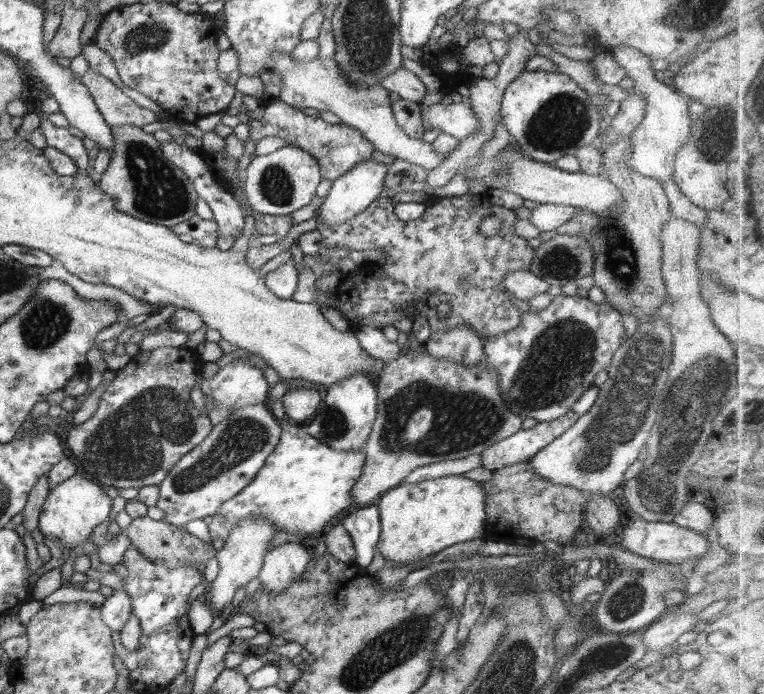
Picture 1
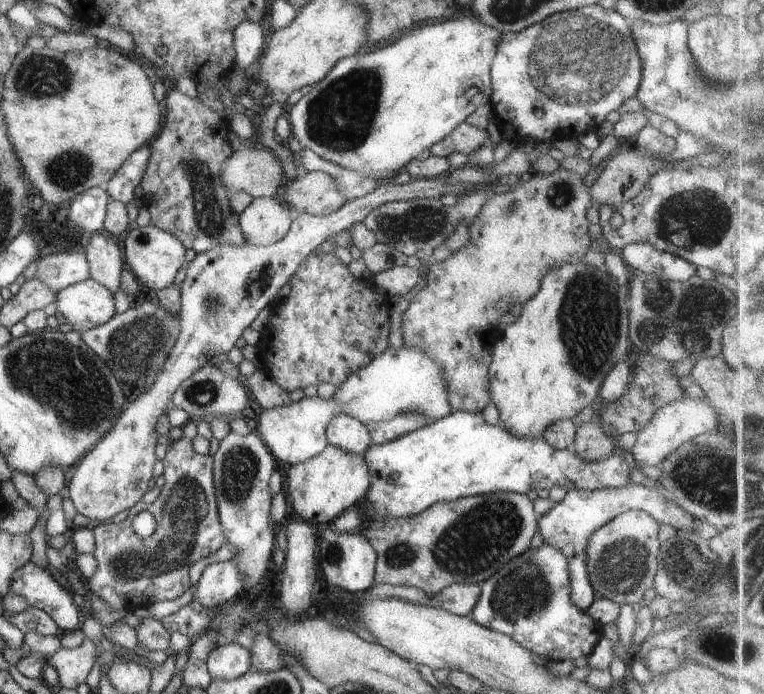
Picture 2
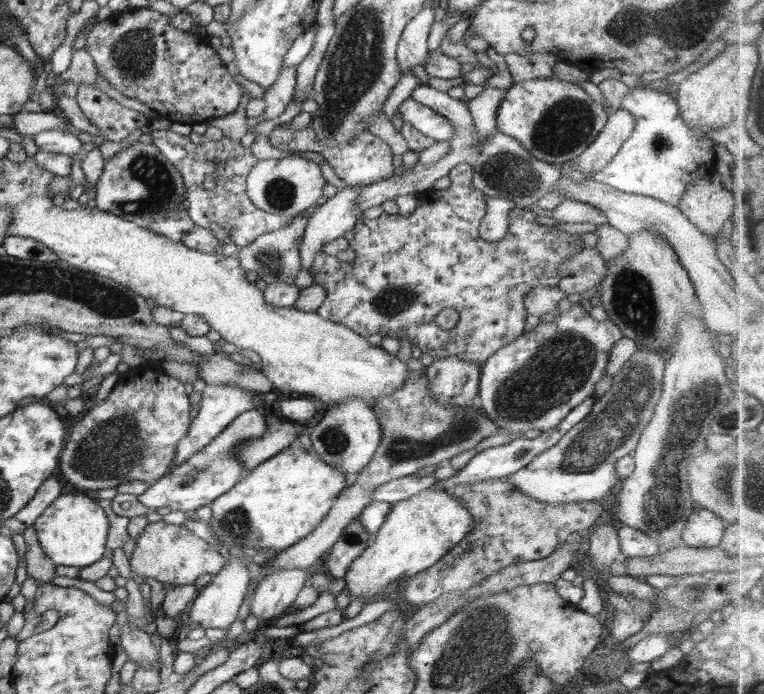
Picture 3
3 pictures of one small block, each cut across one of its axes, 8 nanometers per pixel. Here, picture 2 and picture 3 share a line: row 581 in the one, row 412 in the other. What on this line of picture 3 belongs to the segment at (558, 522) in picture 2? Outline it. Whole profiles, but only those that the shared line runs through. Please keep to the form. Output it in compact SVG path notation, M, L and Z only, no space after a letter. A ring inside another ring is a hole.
M594 396L584 399L582 403L576 405L576 408L573 408L564 417L564 420L562 420L556 428L542 431L536 438L528 439L521 436L507 444L486 448L485 450L482 450L482 452L474 454L472 459L470 459L463 468L458 470L458 474L454 474L454 476L448 478L448 480L436 479L434 484L432 484L432 487L428 490L445 490L445 492L449 492L454 485L470 484L482 480L494 480L496 478L512 476L517 470L524 468L528 463L532 462L534 457L547 451L552 445L555 445L570 429L574 428L578 422L584 420L592 410L593 404Z

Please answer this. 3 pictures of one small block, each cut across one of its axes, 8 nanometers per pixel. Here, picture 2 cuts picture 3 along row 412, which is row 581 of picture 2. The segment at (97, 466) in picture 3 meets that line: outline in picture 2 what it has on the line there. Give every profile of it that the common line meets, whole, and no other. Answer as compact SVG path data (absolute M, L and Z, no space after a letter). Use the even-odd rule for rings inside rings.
M182 435L177 441L171 441L165 458L163 459L165 484L157 500L144 504L138 502L134 508L130 508L122 517L106 523L92 525L95 536L95 547L91 552L98 561L95 574L88 579L89 599L92 601L90 616L95 617L103 602L108 603L117 610L148 608L154 602L162 600L174 600L182 596L190 588L190 576L188 570L194 562L210 556L221 546L227 544L223 528L218 516L217 496L213 483L213 457L206 454L198 454L193 447L193 440ZM148 510L154 516L157 525L154 533L146 538L134 533L131 523L133 518L141 511Z

